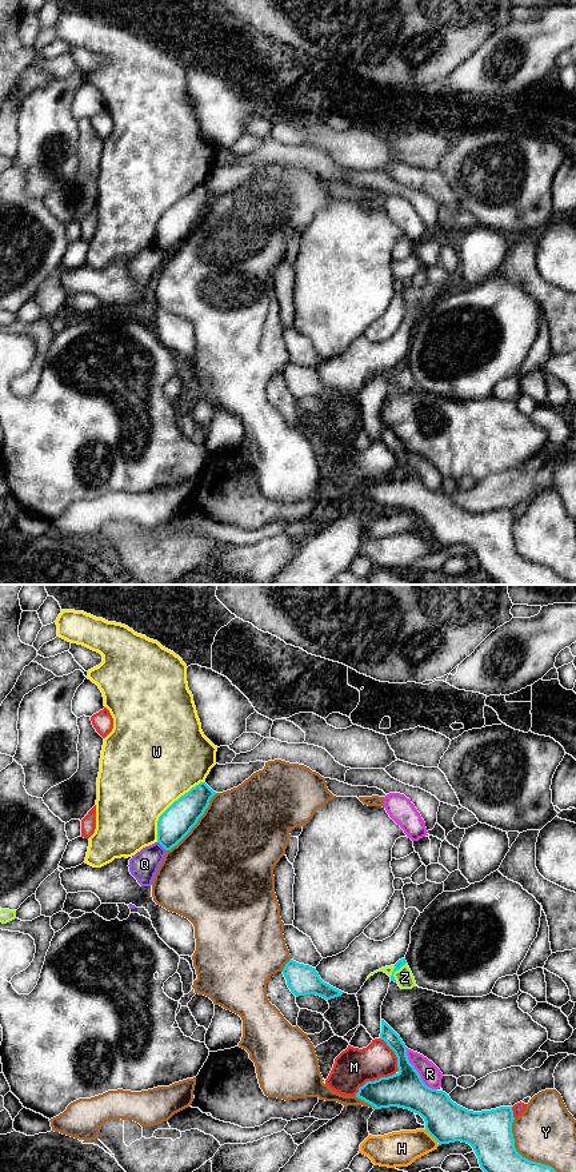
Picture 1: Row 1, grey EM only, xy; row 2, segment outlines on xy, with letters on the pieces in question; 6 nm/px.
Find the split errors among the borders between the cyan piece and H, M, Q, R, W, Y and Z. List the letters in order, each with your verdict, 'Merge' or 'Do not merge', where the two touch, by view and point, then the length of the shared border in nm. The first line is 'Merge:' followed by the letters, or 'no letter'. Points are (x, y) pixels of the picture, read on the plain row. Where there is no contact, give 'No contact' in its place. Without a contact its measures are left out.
Merge: no letter
H: Do not merge. Touches cyan at xy (431, 537). Shared border 120 nm
M: Do not merge. Touches cyan at xy (392, 477). Shared border 380 nm
Q: Do not merge. Touches cyan at xy (162, 247). Shared border 80 nm
R: Do not merge. Touches cyan at xy (418, 474). Shared border 320 nm
W: Do not merge. Touches cyan at xy (168, 210). Shared border 460 nm
Y: Do not merge. Touches cyan at xy (530, 562). Shared border 550 nm
Z: Do not merge. Touches cyan at xy (395, 373). Shared border 140 nm

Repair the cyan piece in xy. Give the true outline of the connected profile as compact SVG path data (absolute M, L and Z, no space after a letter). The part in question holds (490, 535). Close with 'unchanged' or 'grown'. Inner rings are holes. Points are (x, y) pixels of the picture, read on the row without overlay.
M384 422L380 441L395 454L399 473L367 483L356 499L375 511L399 509L420 517L427 534L439 547L455 543L469 546L480 570L496 585L575 585L516 553L512 509L473 514L457 507L445 494L424 486L408 462L405 446Z | unchanged

